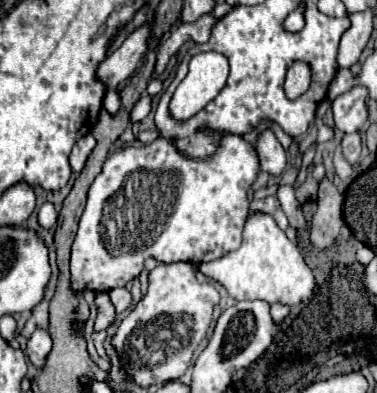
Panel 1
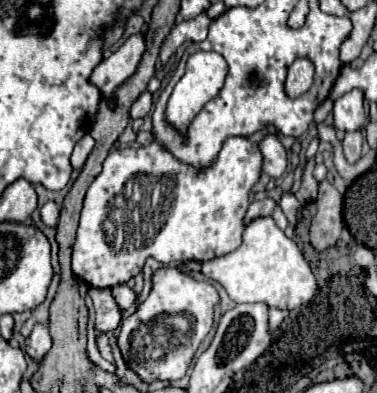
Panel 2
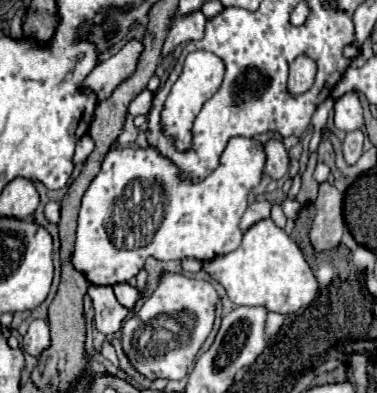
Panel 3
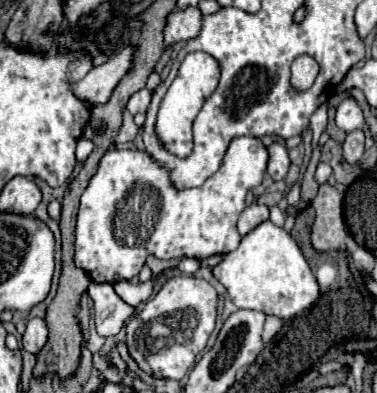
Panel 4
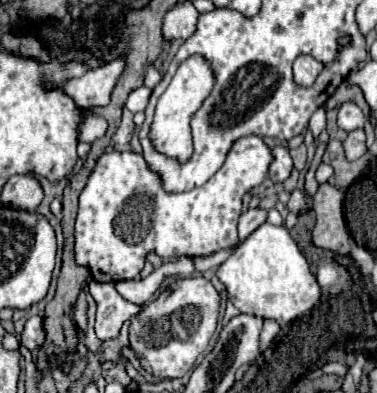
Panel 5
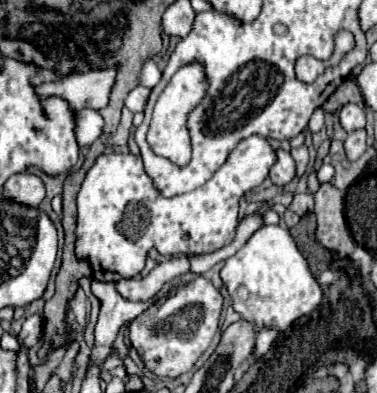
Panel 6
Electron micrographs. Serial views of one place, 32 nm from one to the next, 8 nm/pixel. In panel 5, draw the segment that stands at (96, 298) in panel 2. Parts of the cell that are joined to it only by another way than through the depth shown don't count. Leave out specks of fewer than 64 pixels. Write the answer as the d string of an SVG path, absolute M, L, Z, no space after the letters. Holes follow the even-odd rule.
M90 280L90 294L98 302L96 312L96 336L100 342L112 340L118 336L122 324L140 314L142 306L124 300L112 282Z

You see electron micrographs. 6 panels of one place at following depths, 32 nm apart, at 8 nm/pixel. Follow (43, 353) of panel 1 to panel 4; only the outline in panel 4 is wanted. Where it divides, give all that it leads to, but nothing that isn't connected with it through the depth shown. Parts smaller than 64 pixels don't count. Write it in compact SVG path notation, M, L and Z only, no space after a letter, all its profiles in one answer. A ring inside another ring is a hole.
M30 318L26 324L26 332L22 336L22 346L28 352L36 354L46 344L46 340L48 340L48 328L46 328L44 320L42 318Z

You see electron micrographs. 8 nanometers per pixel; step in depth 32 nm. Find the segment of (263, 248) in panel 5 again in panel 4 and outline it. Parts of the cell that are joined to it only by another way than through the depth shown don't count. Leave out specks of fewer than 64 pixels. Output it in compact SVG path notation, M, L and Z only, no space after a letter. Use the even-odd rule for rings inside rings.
M270 220L246 234L240 246L214 266L214 276L226 286L226 292L236 308L258 310L282 320L308 310L320 296L316 276L304 260L298 244L284 228L274 226Z

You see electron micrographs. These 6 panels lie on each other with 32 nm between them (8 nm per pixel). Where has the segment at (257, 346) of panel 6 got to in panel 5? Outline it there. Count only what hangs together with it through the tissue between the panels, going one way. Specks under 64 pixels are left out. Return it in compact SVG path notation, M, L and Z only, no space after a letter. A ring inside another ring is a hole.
M274 320L264 322L264 328L260 332L260 352L266 352L266 348L270 346L270 342L276 338L278 330L280 330L280 326Z

